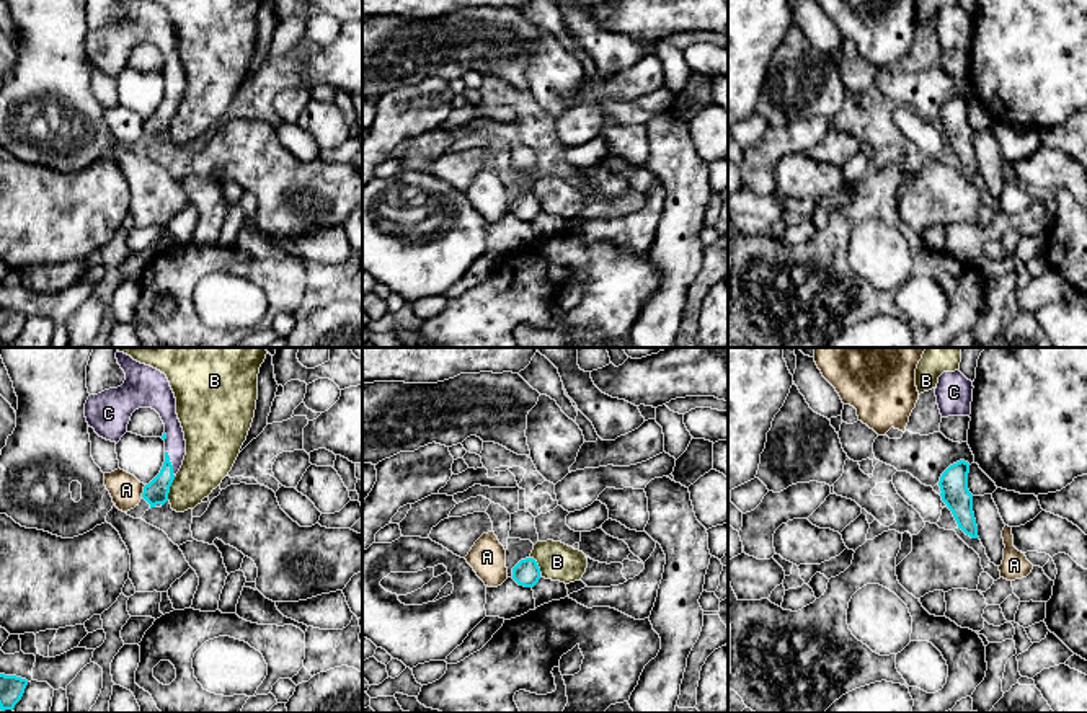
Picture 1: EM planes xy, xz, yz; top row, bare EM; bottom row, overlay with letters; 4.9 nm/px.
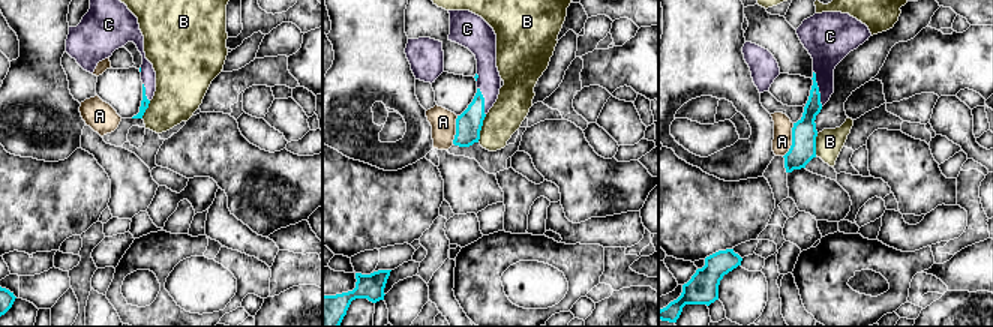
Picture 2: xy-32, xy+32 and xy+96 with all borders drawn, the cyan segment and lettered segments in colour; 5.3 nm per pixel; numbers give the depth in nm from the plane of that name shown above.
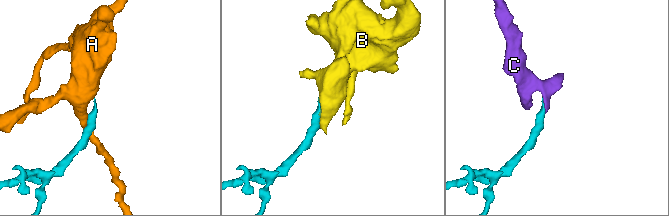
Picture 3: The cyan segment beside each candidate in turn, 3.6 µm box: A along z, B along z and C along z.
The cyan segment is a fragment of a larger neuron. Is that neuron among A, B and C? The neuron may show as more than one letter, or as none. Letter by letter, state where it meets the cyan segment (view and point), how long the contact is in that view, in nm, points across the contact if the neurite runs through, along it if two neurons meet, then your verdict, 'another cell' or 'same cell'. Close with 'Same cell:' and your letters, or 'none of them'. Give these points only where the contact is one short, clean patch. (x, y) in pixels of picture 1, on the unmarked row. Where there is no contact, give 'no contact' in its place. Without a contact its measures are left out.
A: contact xy (144, 126); length 70 nm; border xy (146, 119), (141, 131); another cell
B: contact xy (168, 123); length 130 nm; border xy (175, 111), (167, 134); another cell
C: contact xy (170, 98); length 140 nm; way xy (157, 124), (170, 98), (175, 79); same cell
Same cell: C

